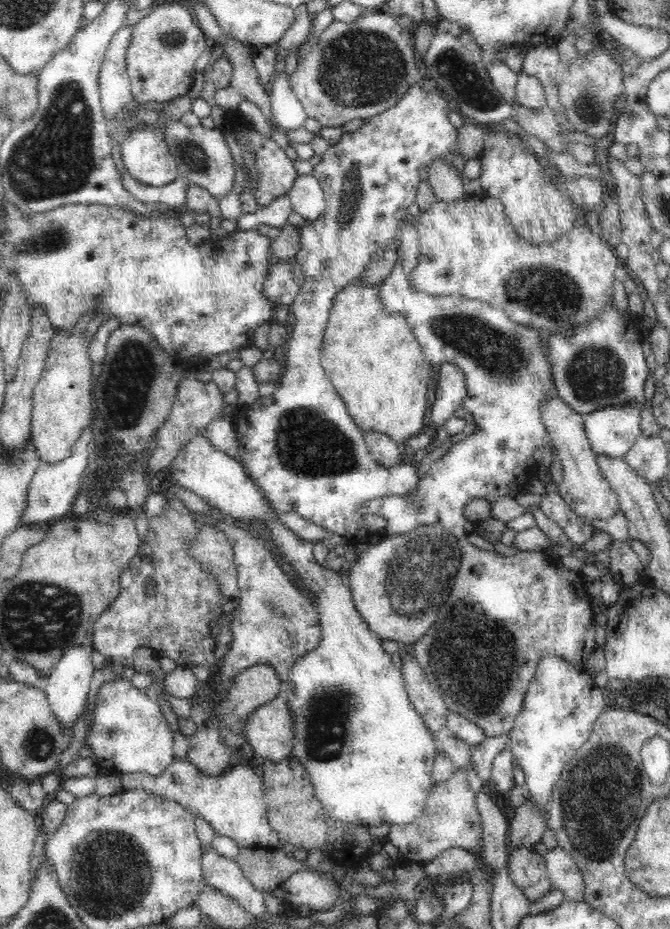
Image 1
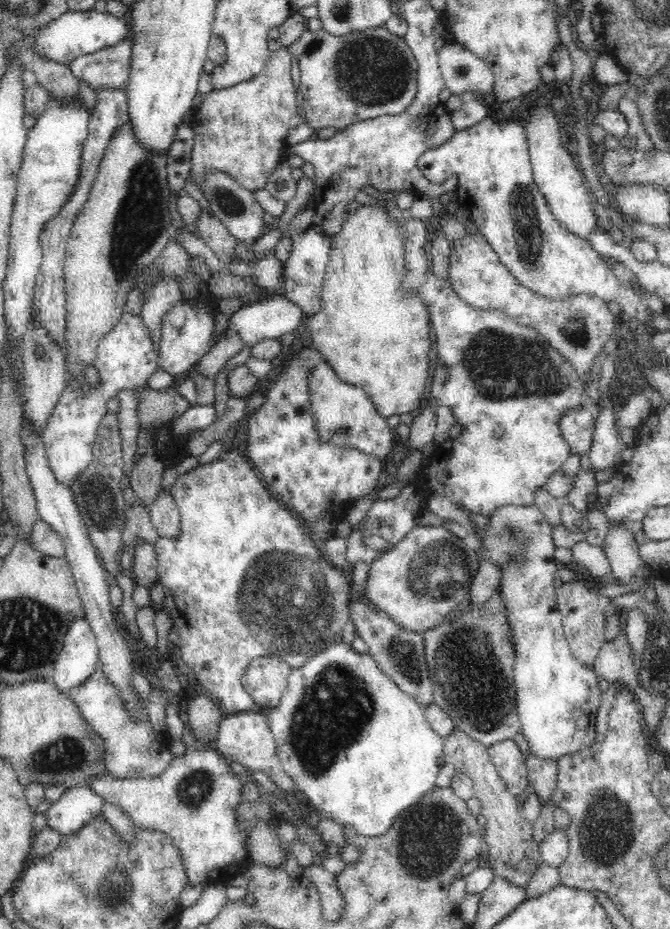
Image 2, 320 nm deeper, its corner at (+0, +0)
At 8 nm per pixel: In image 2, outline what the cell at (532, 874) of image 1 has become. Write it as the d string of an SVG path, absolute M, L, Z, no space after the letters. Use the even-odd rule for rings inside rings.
M455 728L446 738L443 757L457 771L473 780L475 797L481 804L481 814L486 819L485 842L488 845L488 860L495 875L508 883L524 886L530 882L538 865L543 863L539 842L532 837L532 825L520 812L520 799L508 792L505 782L490 760L486 746L468 737L460 728Z

